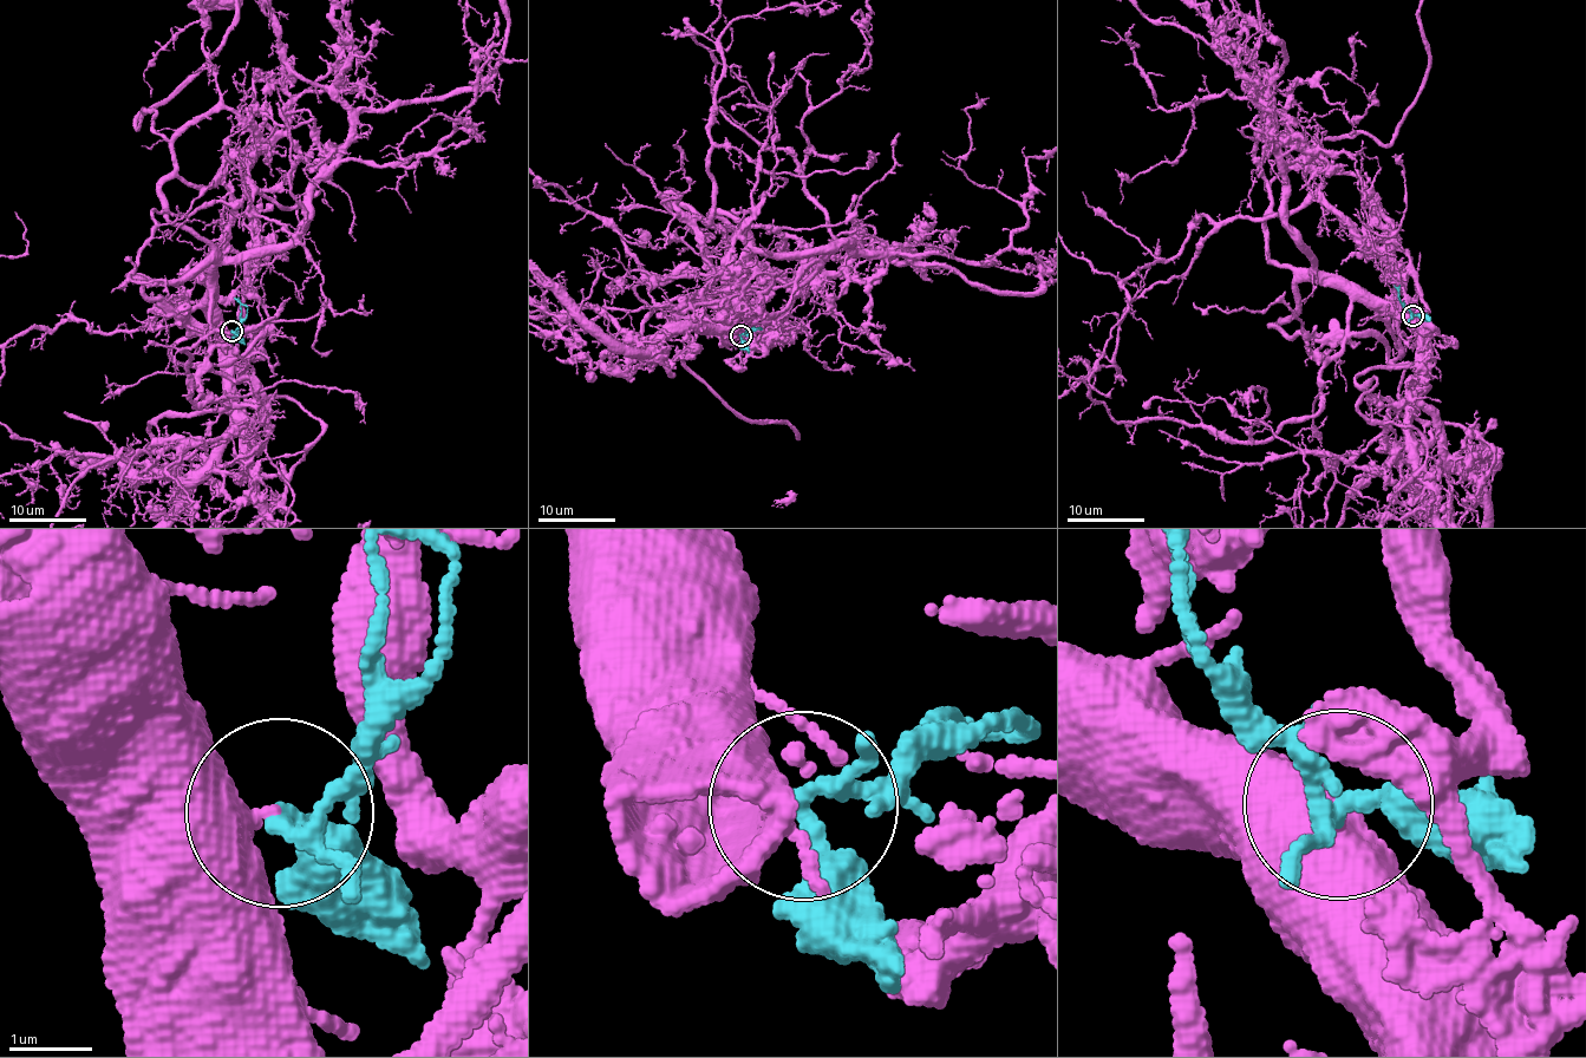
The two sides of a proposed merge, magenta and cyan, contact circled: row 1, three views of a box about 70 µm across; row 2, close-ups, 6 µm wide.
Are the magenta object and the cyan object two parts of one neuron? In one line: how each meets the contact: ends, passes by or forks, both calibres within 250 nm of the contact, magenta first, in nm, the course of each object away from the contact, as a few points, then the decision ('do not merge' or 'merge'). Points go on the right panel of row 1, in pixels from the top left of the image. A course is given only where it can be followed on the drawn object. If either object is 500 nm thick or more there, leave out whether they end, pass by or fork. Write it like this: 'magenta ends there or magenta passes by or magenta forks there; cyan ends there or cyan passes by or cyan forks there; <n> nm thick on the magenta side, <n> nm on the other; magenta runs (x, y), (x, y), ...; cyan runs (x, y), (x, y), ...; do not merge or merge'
magenta ends there; cyan forks there; 480 nm thick on the magenta side, 190 nm on the other; magenta runs (1412, 315), (1268, 258), (1270, 182), (1322, 142), (1365, 132), (1391, 142), (1428, 65); cyan runs (1412, 315), (1400, 299), (1400, 285); merge

